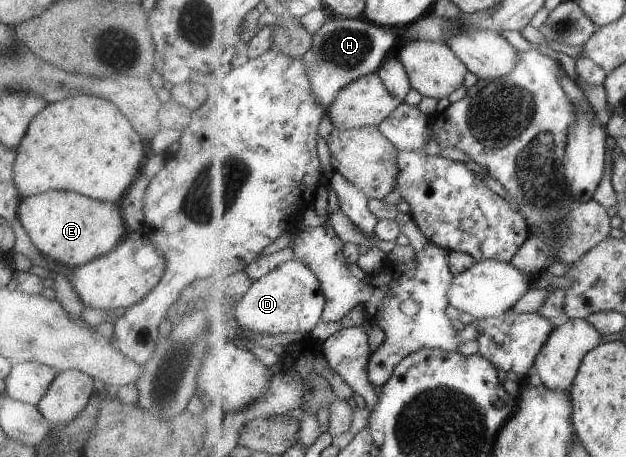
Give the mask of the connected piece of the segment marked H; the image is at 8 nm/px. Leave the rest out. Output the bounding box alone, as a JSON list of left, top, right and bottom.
[301,16,399,109]

